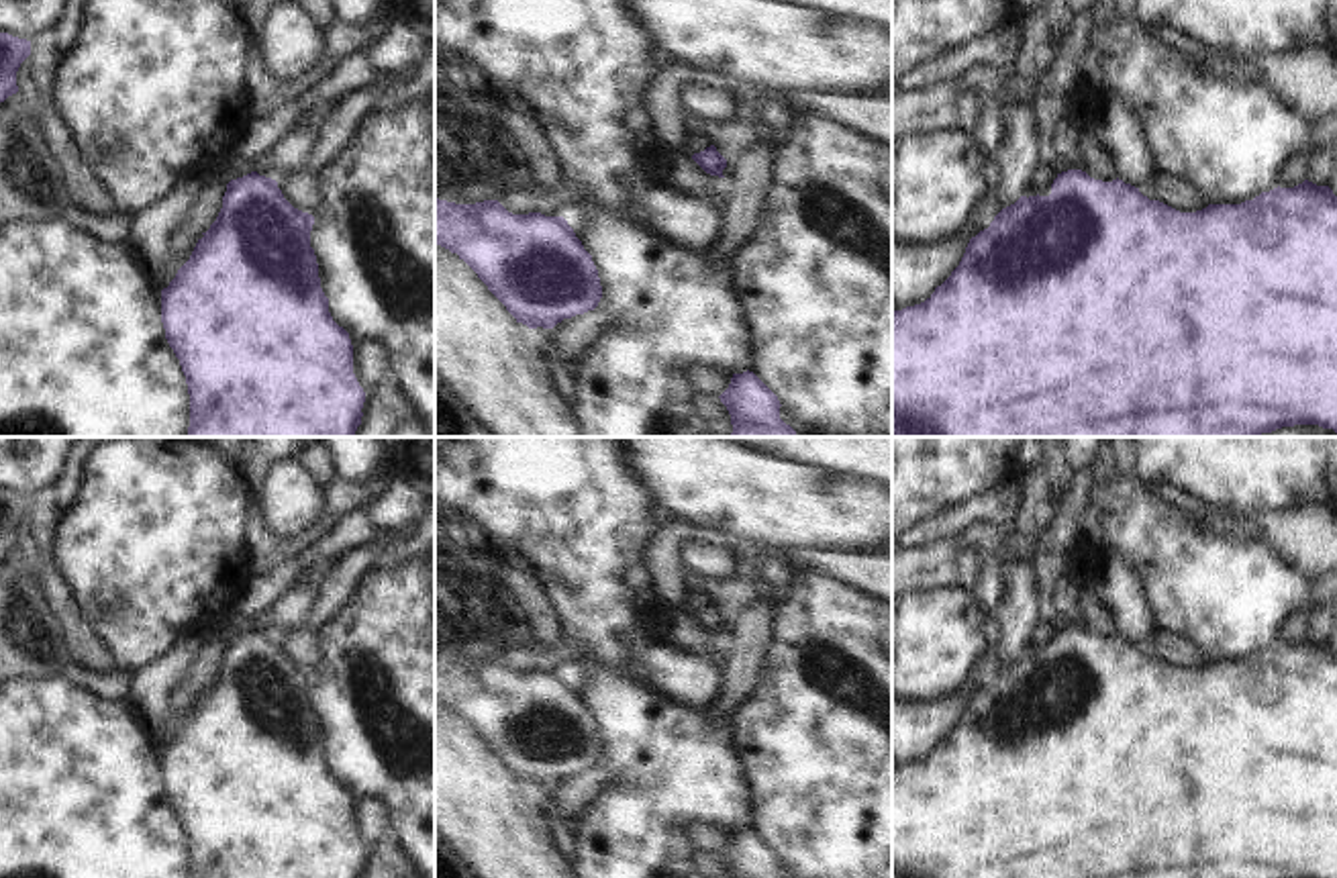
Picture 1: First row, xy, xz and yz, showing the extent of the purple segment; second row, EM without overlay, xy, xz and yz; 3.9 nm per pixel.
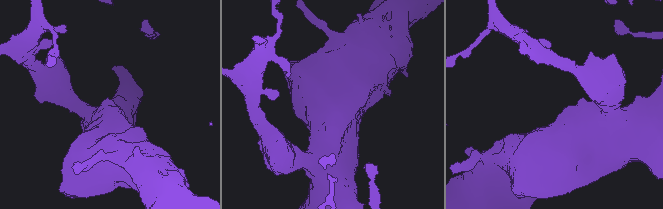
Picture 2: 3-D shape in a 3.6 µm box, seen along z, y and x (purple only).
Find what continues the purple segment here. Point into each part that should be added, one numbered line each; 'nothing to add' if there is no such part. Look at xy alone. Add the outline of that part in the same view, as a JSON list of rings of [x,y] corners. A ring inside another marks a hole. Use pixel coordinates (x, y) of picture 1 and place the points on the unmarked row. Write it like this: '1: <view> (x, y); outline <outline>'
nothing to add

